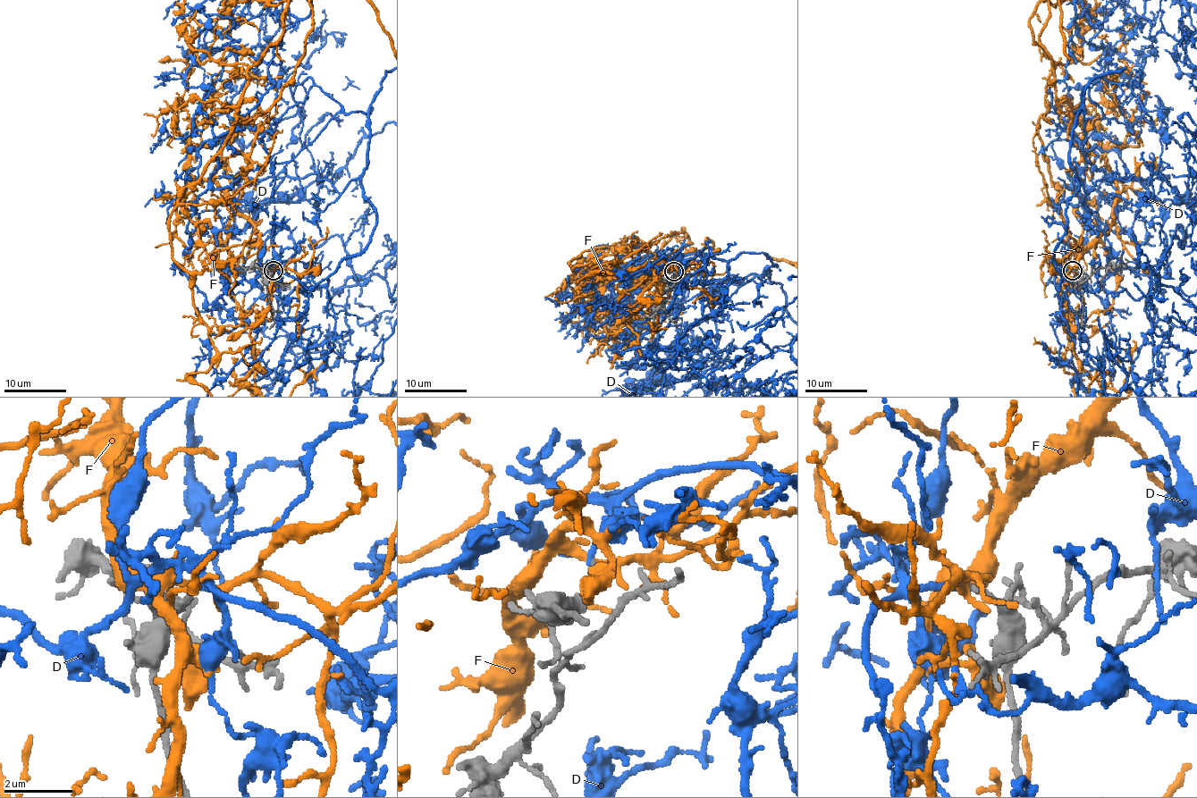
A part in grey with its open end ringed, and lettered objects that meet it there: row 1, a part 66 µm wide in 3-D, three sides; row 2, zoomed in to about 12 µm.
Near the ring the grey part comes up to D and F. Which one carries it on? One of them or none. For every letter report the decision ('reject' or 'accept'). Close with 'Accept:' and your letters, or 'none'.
D: accept
F: reject
Accept: D

